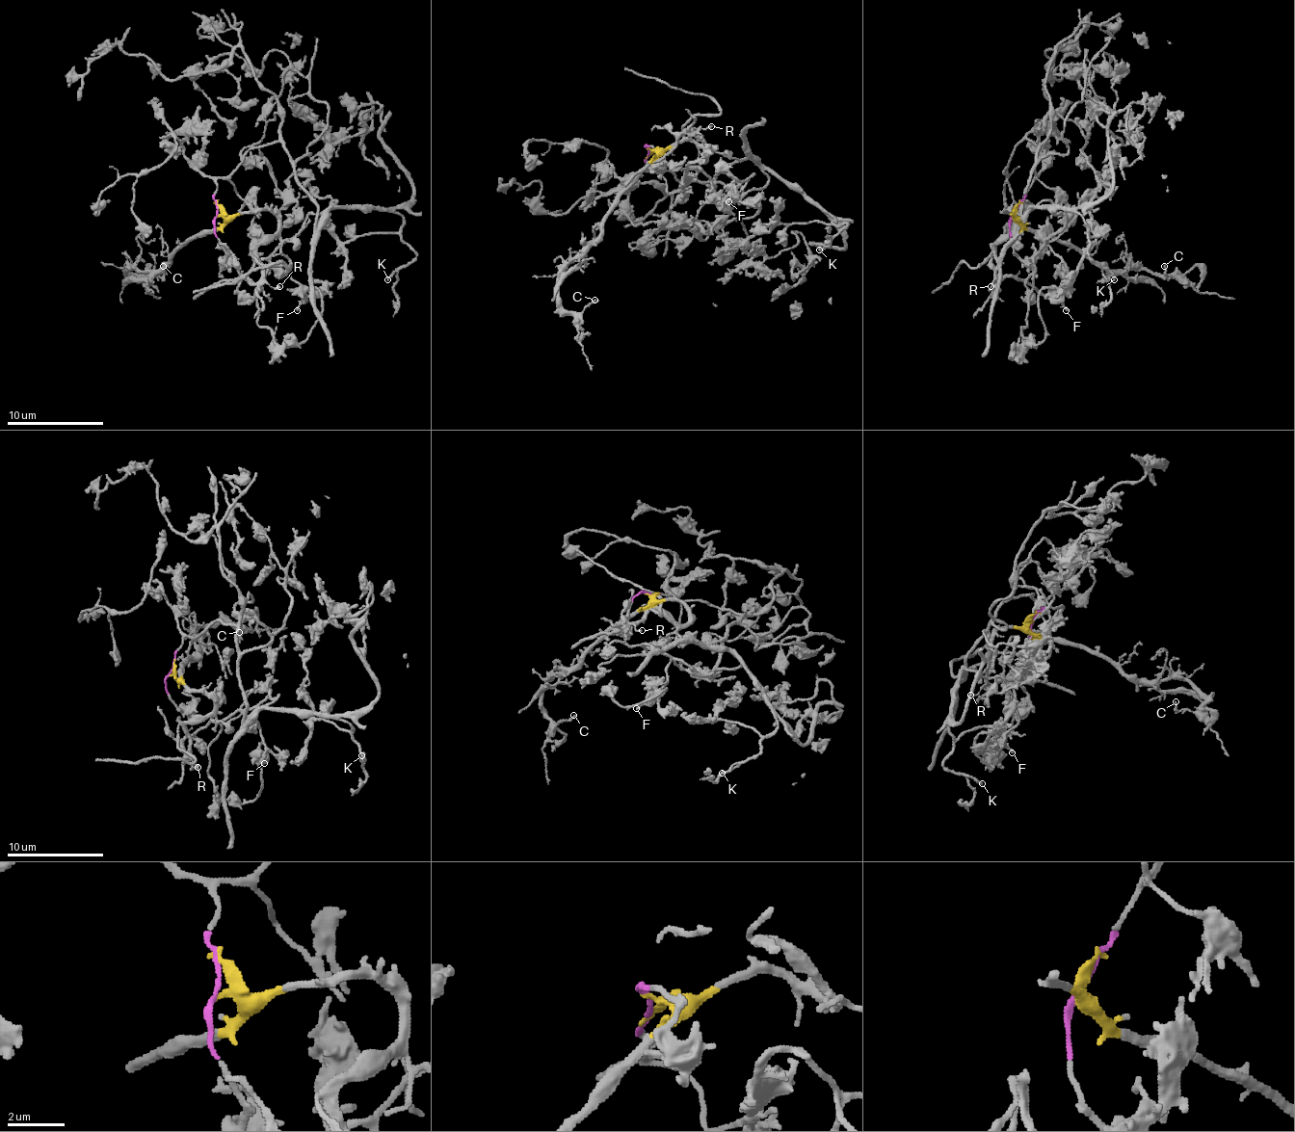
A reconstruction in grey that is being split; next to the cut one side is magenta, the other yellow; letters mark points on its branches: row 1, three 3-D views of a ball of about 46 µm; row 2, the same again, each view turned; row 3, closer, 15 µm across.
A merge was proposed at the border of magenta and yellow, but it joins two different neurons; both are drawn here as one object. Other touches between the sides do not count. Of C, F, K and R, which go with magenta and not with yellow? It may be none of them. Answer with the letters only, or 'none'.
F, K

